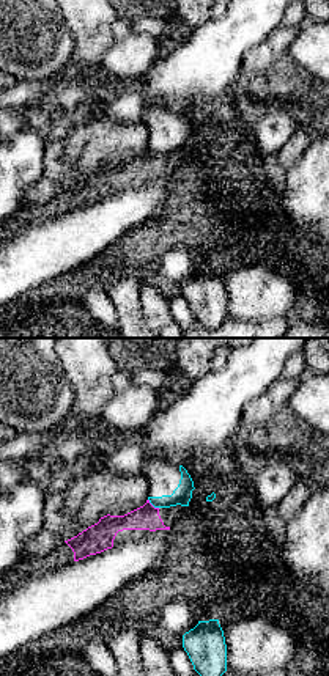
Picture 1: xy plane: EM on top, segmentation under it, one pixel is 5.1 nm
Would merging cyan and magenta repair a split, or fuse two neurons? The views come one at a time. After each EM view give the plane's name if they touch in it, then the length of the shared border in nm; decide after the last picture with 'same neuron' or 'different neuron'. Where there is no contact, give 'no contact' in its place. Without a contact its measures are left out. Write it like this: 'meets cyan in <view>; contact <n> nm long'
meets cyan in xy; contact 80 nm long

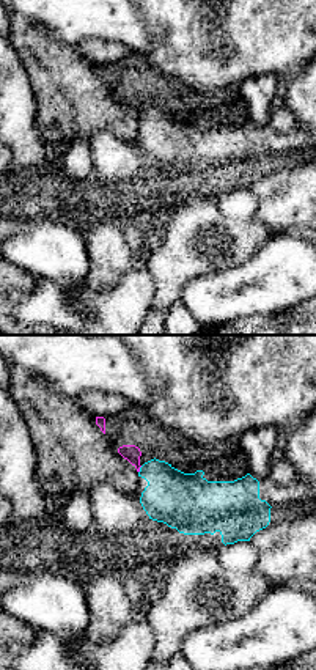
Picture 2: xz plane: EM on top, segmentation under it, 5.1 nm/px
meets cyan in xz; contact 40 nm long

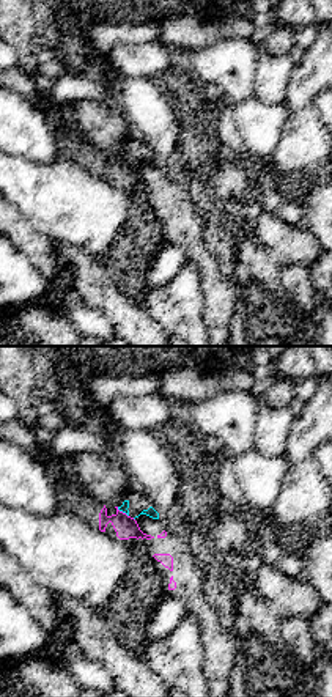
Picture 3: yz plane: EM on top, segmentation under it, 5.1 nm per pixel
meets cyan in yz; contact 80 nm long

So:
different neuron

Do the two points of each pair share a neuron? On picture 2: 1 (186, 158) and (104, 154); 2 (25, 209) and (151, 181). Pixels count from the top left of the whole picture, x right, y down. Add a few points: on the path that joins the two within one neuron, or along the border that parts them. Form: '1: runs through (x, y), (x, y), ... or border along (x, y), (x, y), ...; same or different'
1: border along (135, 143), (143, 156); different
2: runs through (58, 205), (96, 205), (117, 219), (126, 214); same

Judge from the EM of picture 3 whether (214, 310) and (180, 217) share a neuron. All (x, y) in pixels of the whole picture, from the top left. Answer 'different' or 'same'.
same

